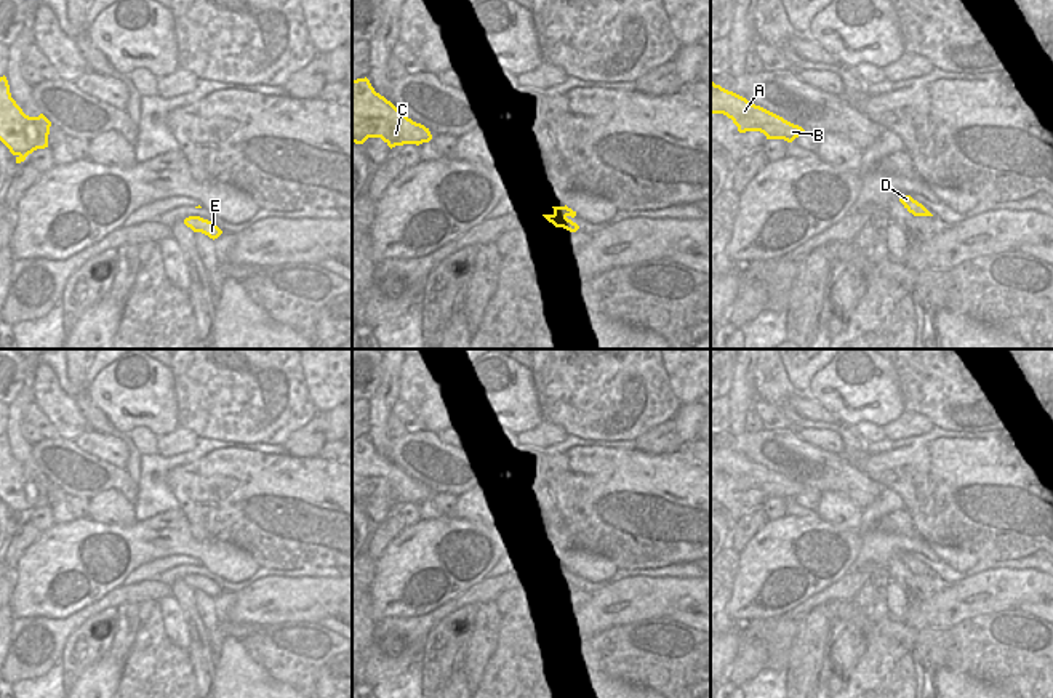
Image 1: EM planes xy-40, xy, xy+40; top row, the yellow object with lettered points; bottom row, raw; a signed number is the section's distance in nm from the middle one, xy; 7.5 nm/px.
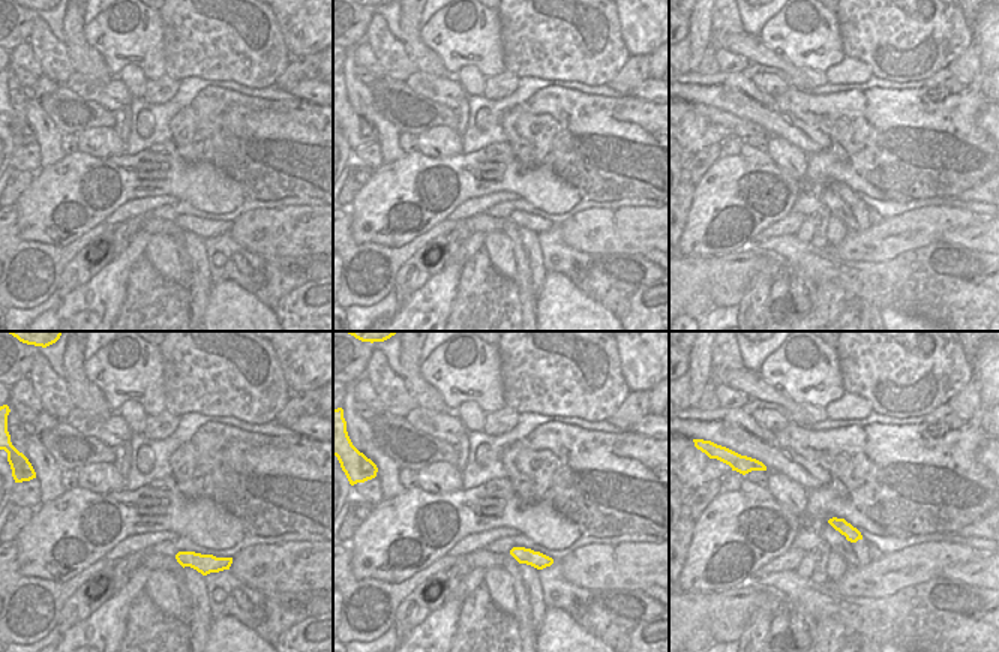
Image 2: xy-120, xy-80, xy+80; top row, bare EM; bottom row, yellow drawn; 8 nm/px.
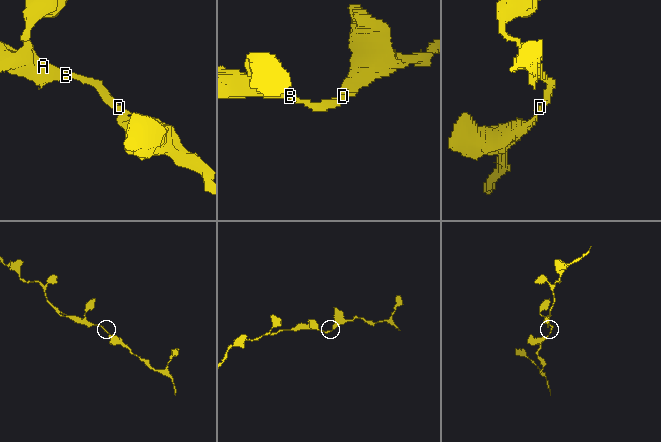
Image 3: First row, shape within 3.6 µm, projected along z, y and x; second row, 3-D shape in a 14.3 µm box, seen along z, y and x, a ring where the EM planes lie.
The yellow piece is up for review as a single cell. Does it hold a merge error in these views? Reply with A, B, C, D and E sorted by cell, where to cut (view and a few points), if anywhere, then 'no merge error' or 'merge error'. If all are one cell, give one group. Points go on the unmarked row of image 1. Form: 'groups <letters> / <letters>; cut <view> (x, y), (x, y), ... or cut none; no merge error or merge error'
groups A B C D E; cut none; no merge error

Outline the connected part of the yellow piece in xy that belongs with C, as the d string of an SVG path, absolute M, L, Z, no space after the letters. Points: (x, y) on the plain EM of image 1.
M365 435L352 439L352 501L363 503L368 496L381 496L392 507L429 501L432 493L376 451Z

